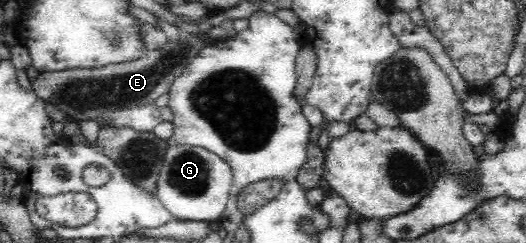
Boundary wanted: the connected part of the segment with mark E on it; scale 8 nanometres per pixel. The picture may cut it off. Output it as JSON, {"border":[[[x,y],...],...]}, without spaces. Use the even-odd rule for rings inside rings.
{"border":[[[180,30],[177,42],[169,40],[164,47],[149,50],[142,57],[102,67],[41,72],[30,85],[37,97],[45,103],[57,106],[69,118],[79,122],[95,120],[97,116],[107,111],[139,110],[145,104],[154,102],[161,94],[168,92],[175,77],[183,72],[183,64],[189,64],[189,60],[197,56],[200,50],[216,43],[211,37],[200,40],[198,34],[189,34]]]}

